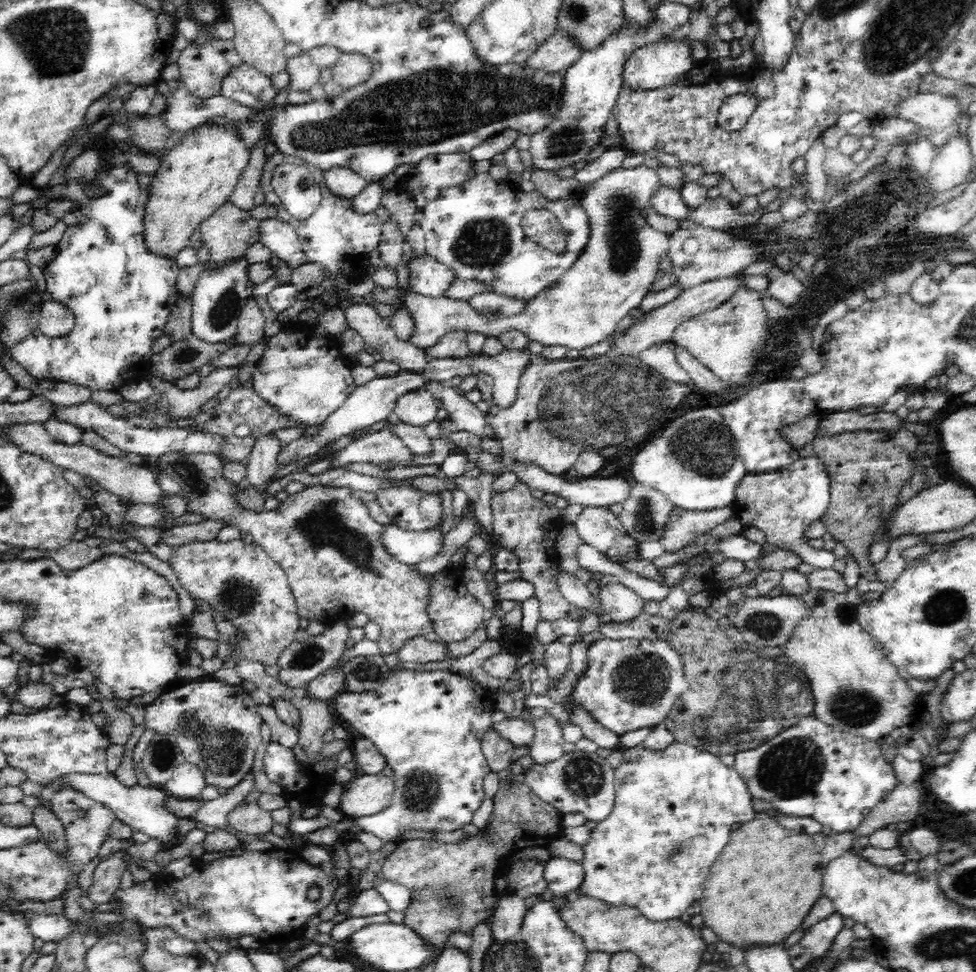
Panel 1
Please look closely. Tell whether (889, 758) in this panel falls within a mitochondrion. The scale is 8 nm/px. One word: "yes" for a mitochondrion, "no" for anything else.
no

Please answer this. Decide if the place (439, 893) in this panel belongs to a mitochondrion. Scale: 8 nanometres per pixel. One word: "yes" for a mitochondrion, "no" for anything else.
yes

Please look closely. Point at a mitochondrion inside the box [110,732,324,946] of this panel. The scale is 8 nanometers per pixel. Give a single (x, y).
(163, 751)

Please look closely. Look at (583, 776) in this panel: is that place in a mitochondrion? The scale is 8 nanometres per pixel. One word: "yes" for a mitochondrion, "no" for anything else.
yes

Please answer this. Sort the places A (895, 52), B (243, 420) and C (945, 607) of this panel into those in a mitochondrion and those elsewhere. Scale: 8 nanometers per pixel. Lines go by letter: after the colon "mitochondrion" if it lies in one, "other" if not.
A: mitochondrion
B: other
C: mitochondrion

